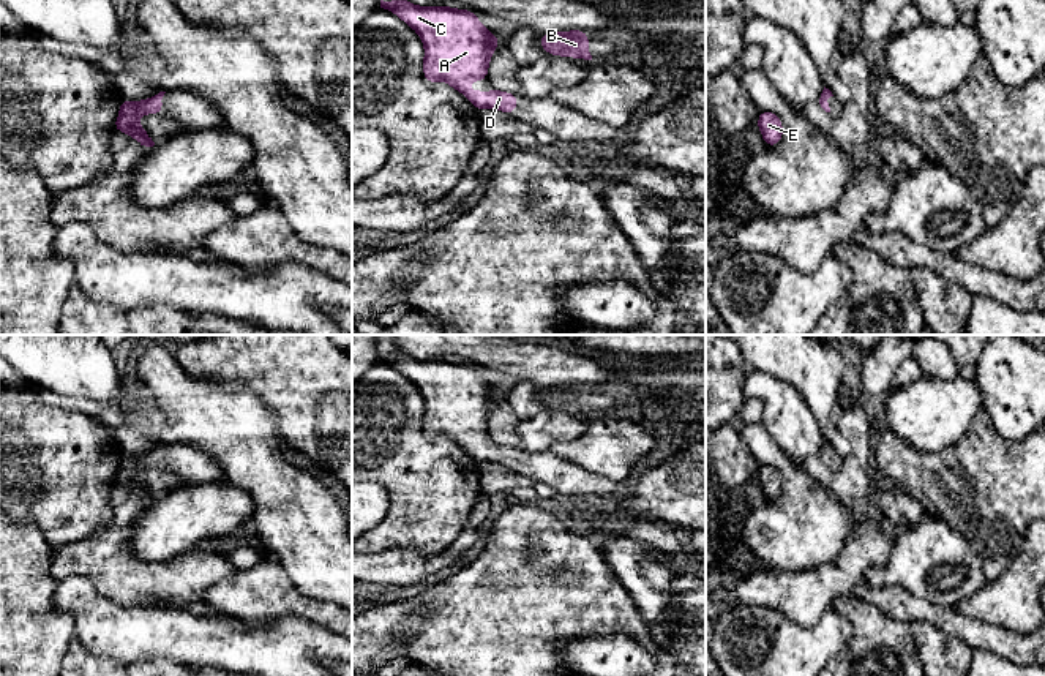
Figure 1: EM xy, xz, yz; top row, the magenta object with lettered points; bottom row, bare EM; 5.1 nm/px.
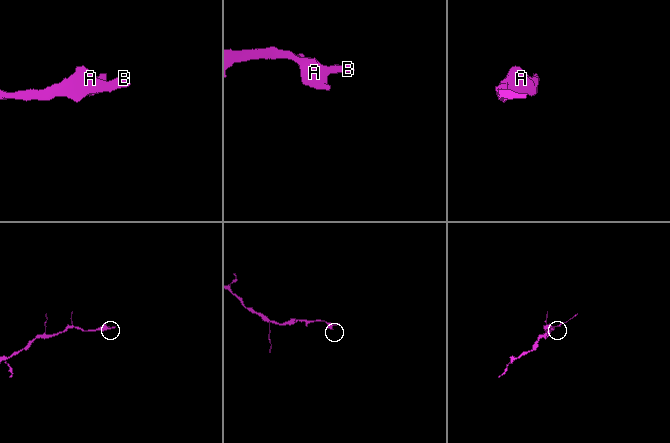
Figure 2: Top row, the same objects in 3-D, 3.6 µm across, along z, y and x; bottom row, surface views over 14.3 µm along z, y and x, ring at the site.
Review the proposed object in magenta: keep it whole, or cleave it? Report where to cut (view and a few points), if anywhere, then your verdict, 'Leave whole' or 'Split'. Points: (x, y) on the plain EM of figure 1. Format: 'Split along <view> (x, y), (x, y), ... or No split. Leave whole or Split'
No split. Leave whole

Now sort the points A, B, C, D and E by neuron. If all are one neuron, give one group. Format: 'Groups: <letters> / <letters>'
Groups: A B C D E

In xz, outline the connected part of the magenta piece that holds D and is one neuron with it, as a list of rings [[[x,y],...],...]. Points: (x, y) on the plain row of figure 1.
[[[406,352],[384,355],[380,362],[395,366],[423,395],[423,430],[428,438],[444,434],[480,463],[515,468],[519,450],[500,444],[472,445],[469,434],[486,434],[488,419],[502,396],[469,363],[448,360],[415,360]]]

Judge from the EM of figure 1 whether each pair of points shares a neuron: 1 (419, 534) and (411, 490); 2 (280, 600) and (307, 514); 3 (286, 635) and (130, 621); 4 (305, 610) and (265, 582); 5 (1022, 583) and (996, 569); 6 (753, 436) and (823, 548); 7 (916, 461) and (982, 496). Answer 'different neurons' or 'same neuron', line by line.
1: same neuron
2: different neurons
3: same neuron
4: same neuron
5: different neurons
6: same neuron
7: same neuron

